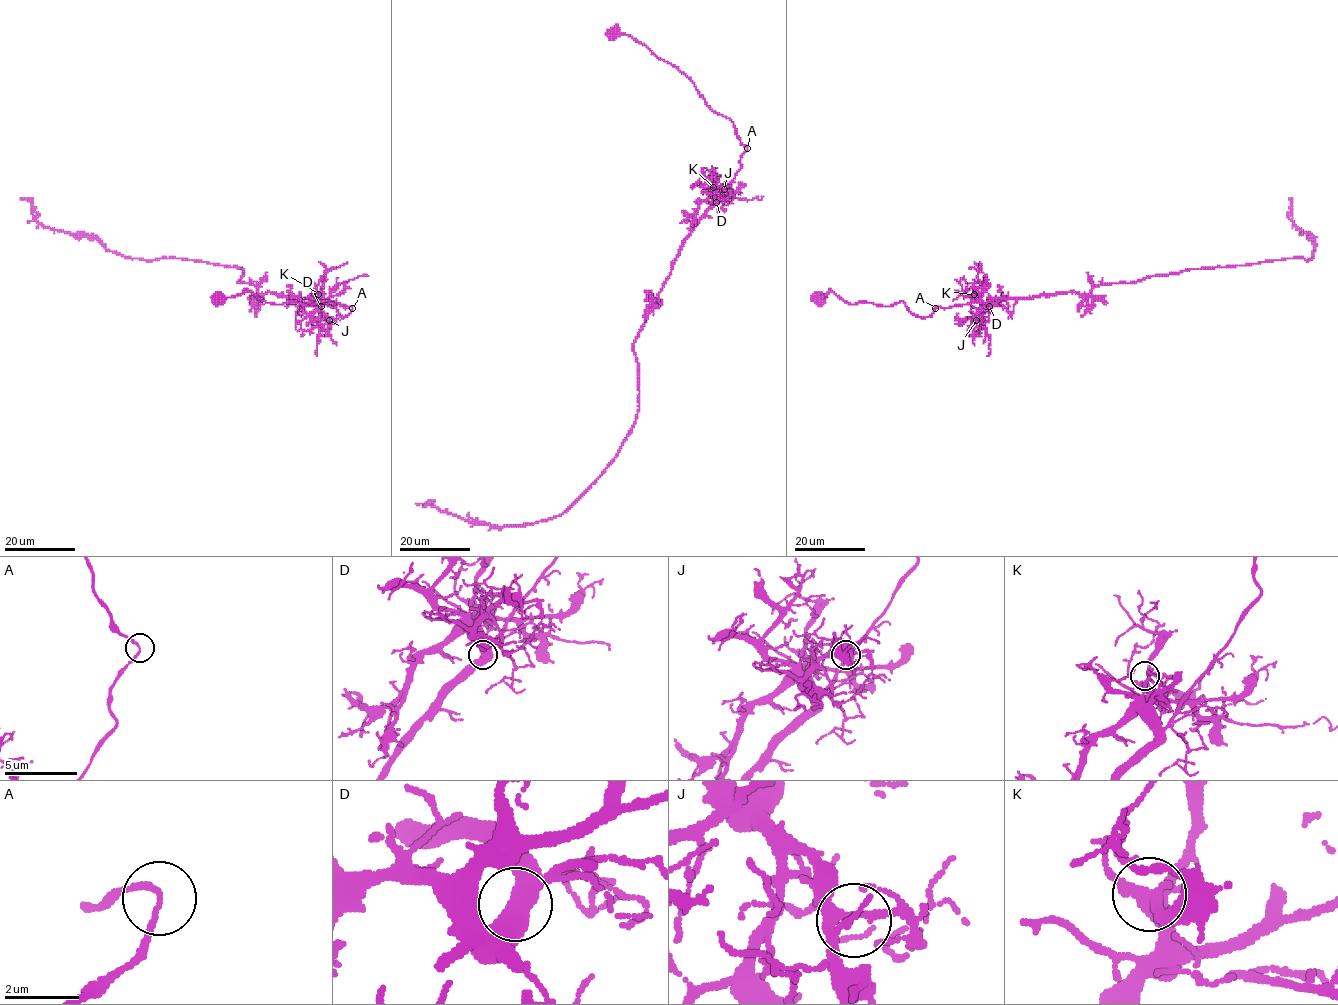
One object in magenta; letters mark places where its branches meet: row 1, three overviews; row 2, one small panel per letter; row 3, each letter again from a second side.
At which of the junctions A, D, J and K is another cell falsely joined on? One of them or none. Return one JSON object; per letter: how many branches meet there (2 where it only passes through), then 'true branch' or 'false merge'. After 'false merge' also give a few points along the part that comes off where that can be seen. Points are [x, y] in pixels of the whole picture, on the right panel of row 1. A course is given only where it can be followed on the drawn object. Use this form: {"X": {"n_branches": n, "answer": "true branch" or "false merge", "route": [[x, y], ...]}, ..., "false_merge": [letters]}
{"A": {"n_branches": 2, "answer": "true branch"}, "D": {"n_branches": 3, "answer": "true branch"}, "J": {"n_branches": 4, "answer": "true branch"}, "K": {"n_branches": 3, "answer": "true branch"}, "false_merge": []}

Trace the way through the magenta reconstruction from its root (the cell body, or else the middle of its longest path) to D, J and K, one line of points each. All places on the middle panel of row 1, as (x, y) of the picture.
D: (613, 31), (631, 36), (675, 65), (707, 104), (734, 124), (747, 150), (741, 158), (741, 169), (716, 202)
J: (613, 31), (675, 65), (734, 124), (747, 150), (718, 199), (715, 193), (724, 189)
K: (613, 31), (631, 36), (675, 65), (707, 104), (734, 124), (747, 148), (741, 167), (718, 199), (713, 187)

